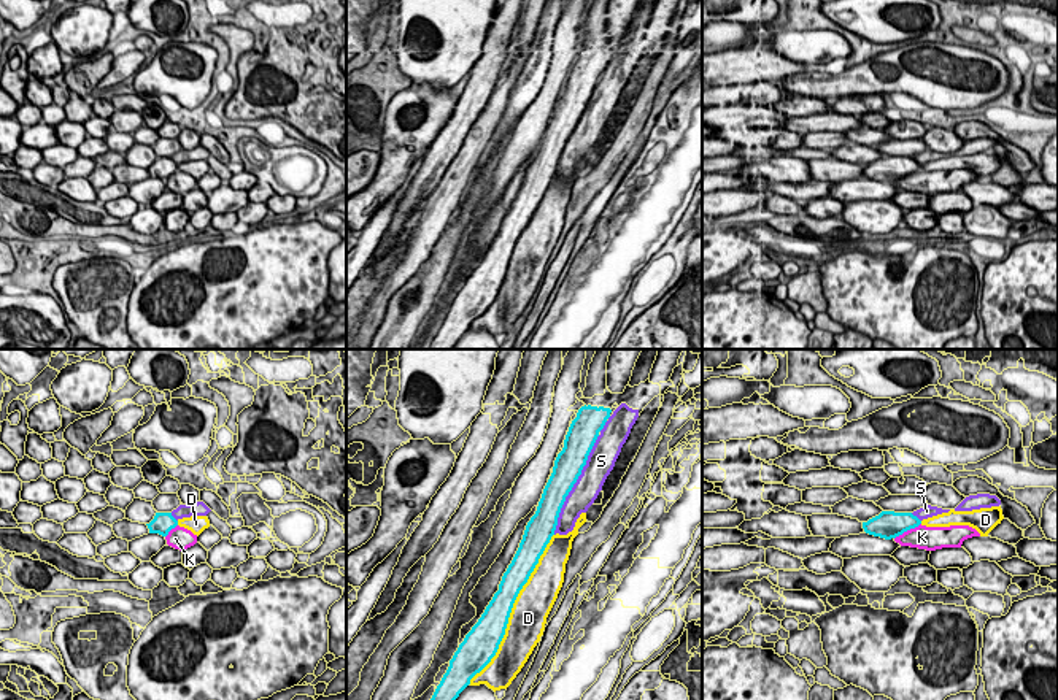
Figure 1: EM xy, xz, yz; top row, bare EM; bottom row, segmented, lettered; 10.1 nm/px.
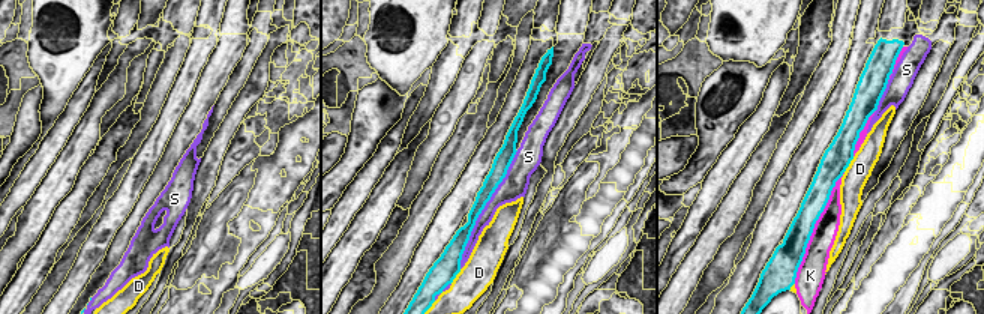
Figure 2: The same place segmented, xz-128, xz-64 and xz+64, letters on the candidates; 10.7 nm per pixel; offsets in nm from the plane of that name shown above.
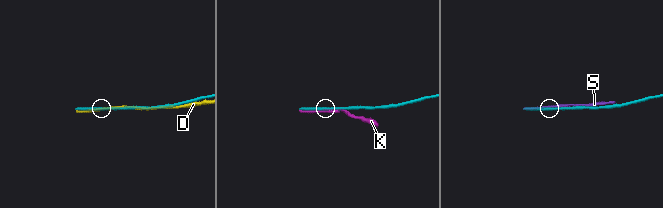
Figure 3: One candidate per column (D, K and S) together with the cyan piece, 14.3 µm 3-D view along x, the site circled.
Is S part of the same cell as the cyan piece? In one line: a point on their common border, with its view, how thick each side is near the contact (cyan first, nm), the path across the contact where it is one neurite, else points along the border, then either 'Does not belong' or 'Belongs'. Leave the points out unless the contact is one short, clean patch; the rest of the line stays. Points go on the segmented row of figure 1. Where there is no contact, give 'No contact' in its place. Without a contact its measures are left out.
Touches cyan at xz (574, 483). Thickness 280 nm (cyan) against 280 nm. Does not belong

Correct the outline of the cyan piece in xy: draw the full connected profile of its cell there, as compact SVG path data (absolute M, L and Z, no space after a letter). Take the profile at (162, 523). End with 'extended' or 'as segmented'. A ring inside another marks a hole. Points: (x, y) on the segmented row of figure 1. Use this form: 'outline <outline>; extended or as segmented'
outline M156 513L154 519L146 525L149 533L167 537L168 532L178 525L178 521L172 516L172 513Z; as segmented

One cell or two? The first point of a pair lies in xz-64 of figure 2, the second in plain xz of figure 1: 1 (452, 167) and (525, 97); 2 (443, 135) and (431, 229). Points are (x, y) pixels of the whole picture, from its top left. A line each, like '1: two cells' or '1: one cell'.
1: two cells
2: one cell

